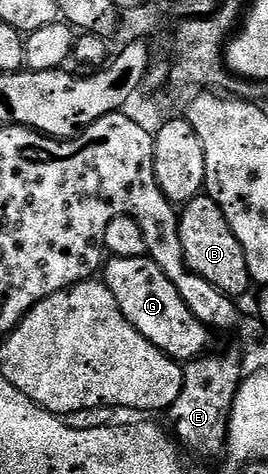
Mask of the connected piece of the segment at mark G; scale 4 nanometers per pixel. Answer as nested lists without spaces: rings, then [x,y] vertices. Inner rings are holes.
[[[146,256],[111,257],[108,262],[105,284],[109,291],[113,291],[113,299],[117,299],[125,319],[129,319],[129,323],[133,323],[133,327],[153,343],[153,347],[180,363],[194,361],[208,352],[207,326],[199,322],[189,307],[185,307],[185,299],[177,295],[177,287],[165,279],[165,271],[161,271],[155,261]]]

